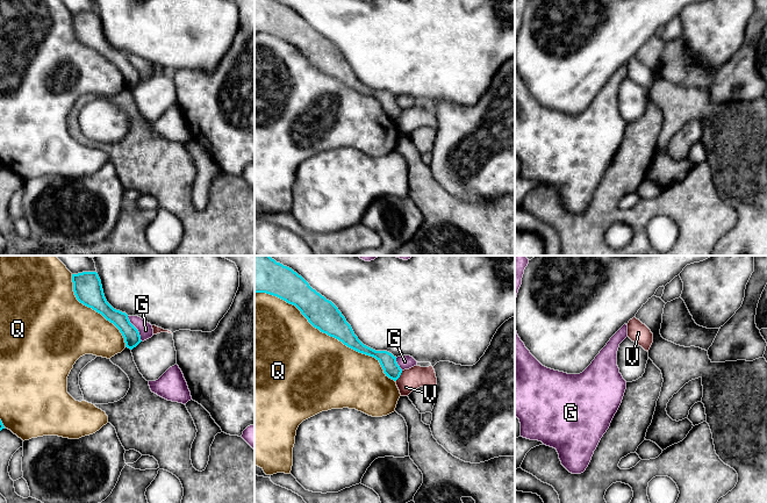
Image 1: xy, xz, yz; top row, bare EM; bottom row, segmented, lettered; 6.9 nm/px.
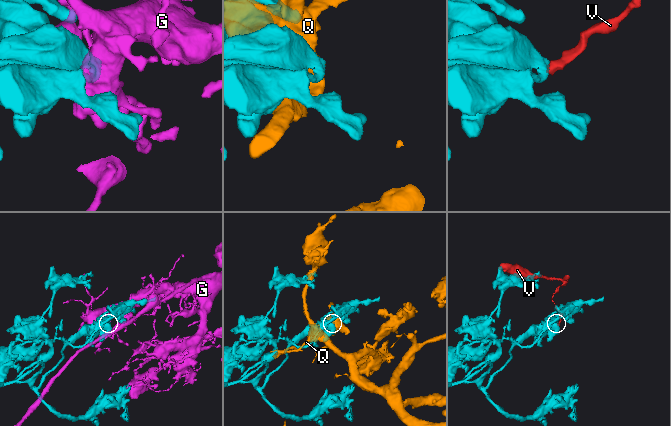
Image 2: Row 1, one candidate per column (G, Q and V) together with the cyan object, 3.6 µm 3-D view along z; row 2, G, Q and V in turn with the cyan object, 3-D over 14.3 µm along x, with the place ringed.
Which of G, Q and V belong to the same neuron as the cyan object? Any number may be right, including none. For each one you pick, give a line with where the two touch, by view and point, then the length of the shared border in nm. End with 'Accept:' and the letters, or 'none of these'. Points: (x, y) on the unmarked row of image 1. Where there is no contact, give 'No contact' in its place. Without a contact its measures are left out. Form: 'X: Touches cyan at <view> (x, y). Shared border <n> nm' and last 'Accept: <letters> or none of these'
Accept: none of these

